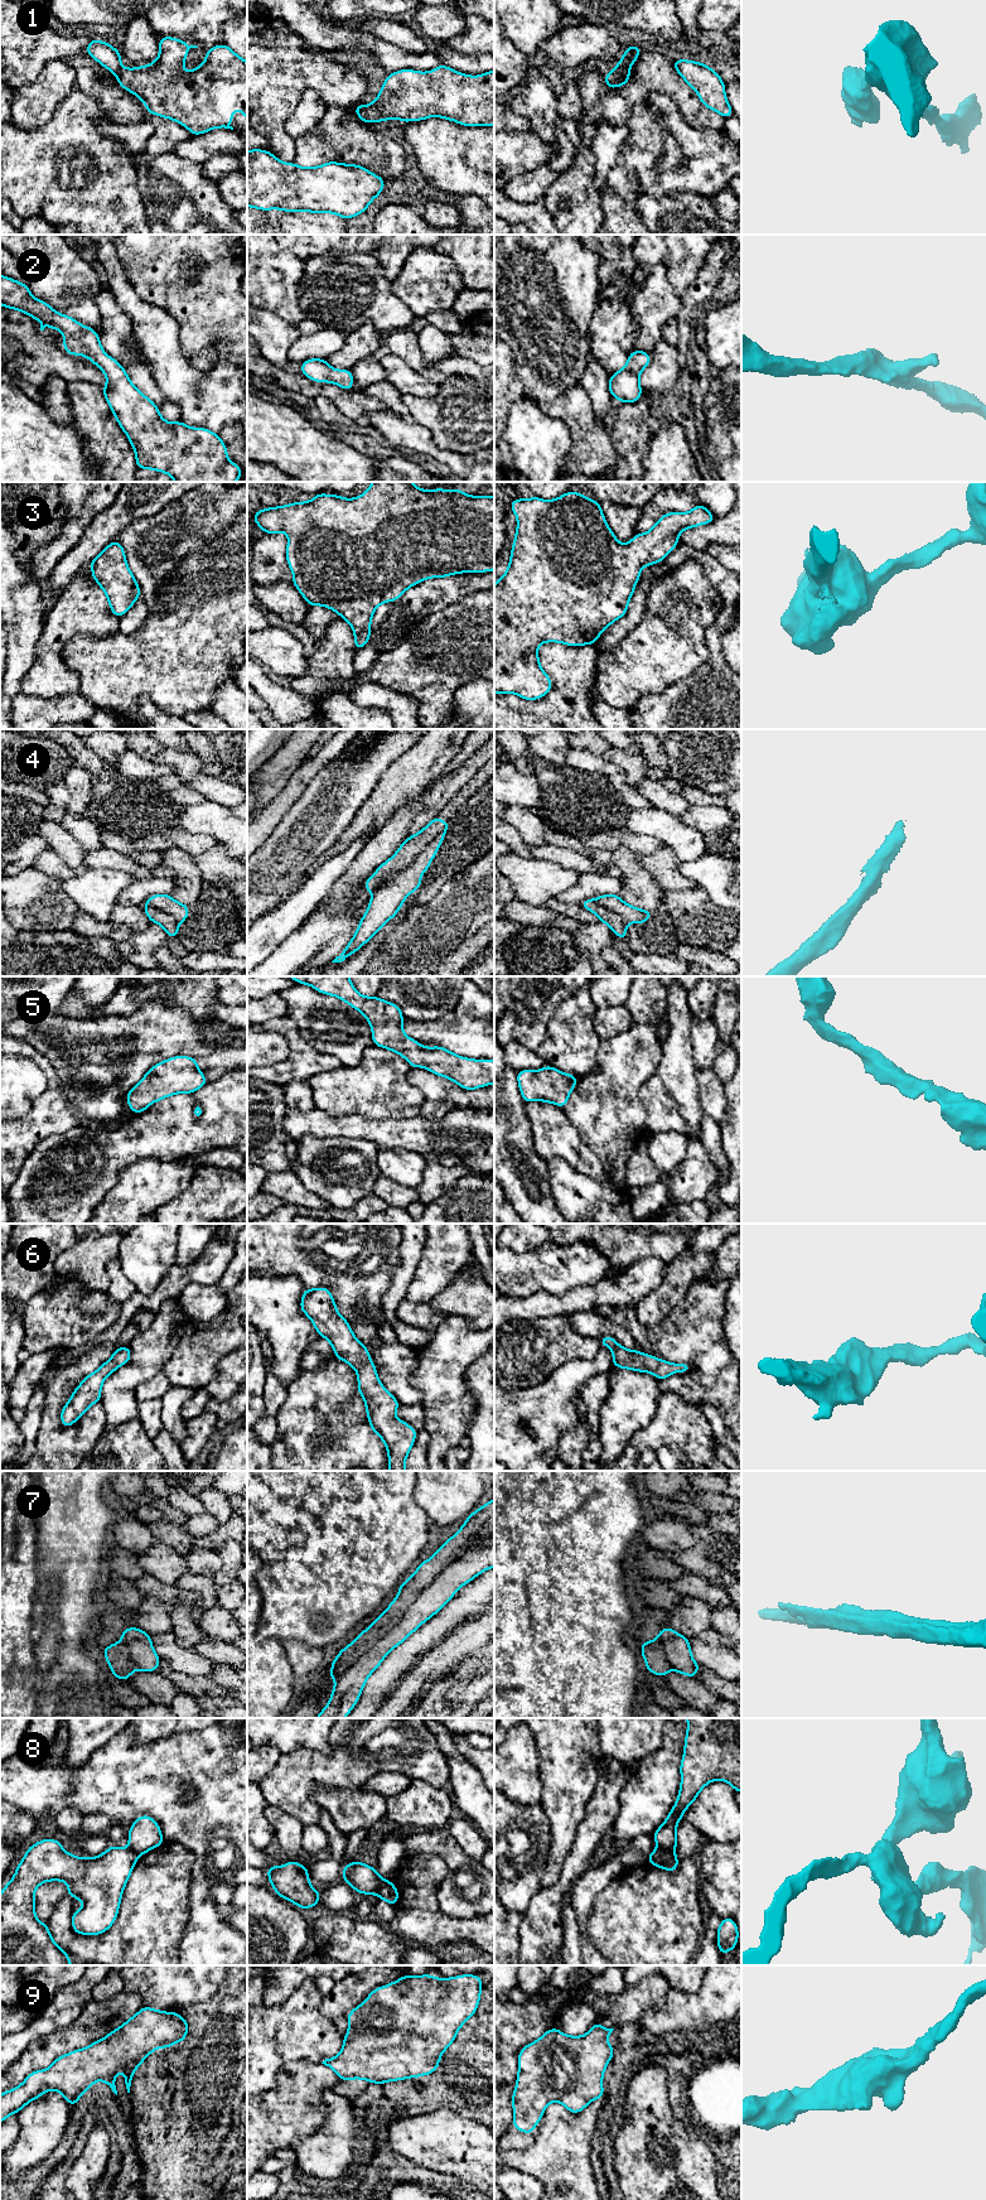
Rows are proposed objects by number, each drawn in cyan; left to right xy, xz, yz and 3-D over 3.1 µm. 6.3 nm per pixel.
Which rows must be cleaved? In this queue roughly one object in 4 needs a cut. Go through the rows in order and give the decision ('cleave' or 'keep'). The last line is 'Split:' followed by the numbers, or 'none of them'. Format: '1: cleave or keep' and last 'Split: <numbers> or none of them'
1: cleave
2: keep
3: keep
4: cleave
5: keep
6: keep
7: cleave
8: cleave
9: keep
Split: 1, 4, 7, 8

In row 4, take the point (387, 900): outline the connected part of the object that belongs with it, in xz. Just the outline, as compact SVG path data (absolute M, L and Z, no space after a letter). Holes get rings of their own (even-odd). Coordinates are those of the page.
M446 821L443 831L422 849L410 865L392 875L388 882L374 891L354 936L332 962L342 962L357 952L397 915L407 896L421 887L421 875L431 867L431 859L436 857L436 850L441 846L448 829L449 821Z

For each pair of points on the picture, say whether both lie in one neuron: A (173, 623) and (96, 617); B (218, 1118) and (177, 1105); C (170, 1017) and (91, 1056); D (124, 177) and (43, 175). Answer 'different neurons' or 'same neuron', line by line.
A: different neurons
B: same neuron
C: same neuron
D: same neuron

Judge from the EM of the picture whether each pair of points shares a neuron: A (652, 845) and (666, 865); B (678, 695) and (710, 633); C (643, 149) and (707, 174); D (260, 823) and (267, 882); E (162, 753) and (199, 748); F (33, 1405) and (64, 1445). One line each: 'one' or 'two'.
A: two
B: one
C: one
D: two
E: two
F: two

